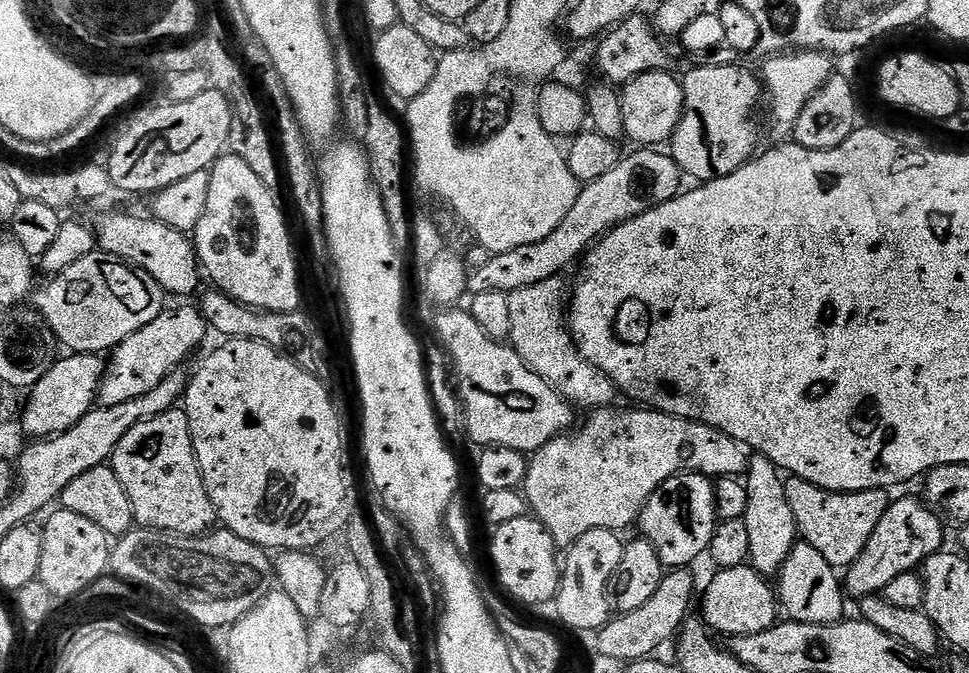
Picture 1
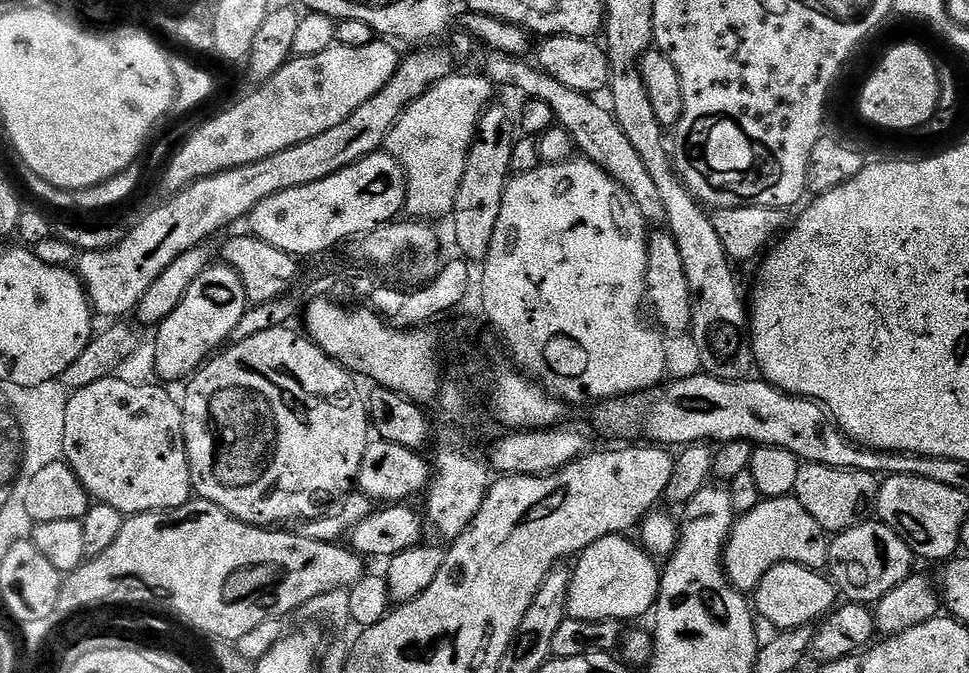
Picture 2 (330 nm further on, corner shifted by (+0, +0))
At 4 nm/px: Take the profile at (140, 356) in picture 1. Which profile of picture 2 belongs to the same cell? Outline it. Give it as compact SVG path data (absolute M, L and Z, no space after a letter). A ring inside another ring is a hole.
M223 262L213 263L194 278L194 286L178 302L178 310L155 329L157 374L164 380L191 377L213 353L231 341L232 332L249 307L248 291L240 275Z

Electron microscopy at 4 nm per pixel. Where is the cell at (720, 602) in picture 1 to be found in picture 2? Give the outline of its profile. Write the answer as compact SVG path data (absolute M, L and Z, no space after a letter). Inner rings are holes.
M779 564L762 577L754 599L754 612L761 621L773 624L773 629L787 630L815 625L837 607L838 593L831 579L817 569L807 568L805 564Z

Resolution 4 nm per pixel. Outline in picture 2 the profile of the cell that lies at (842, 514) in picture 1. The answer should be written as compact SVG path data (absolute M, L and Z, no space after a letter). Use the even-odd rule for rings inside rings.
M801 463L794 495L806 514L810 514L810 518L814 518L814 522L818 522L825 533L835 534L853 528L869 515L868 508L870 512L875 505L877 491L878 480L873 473Z

